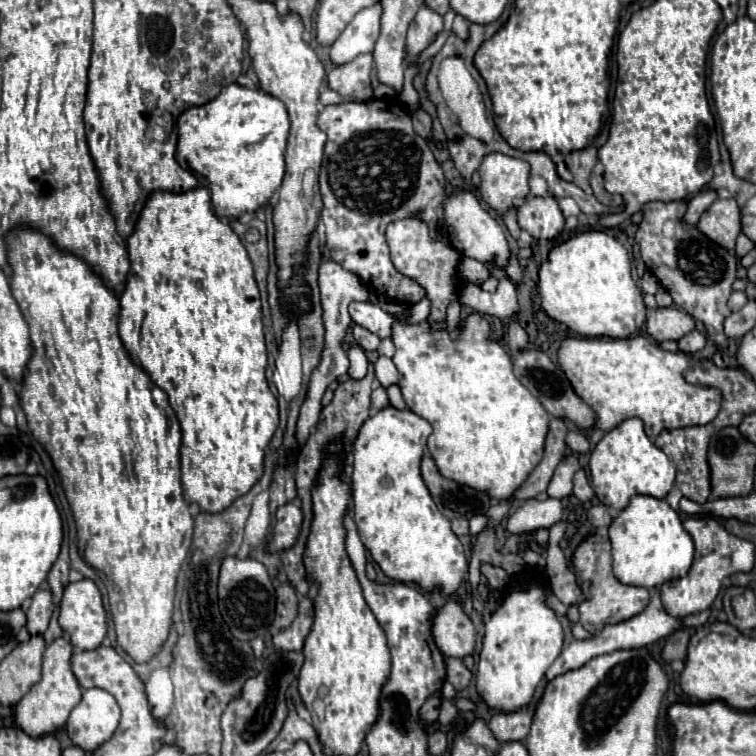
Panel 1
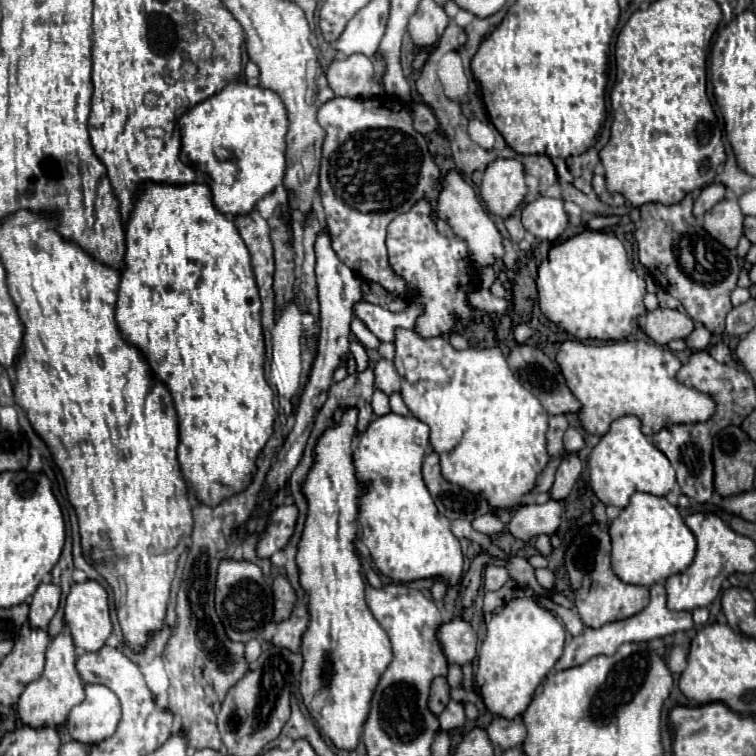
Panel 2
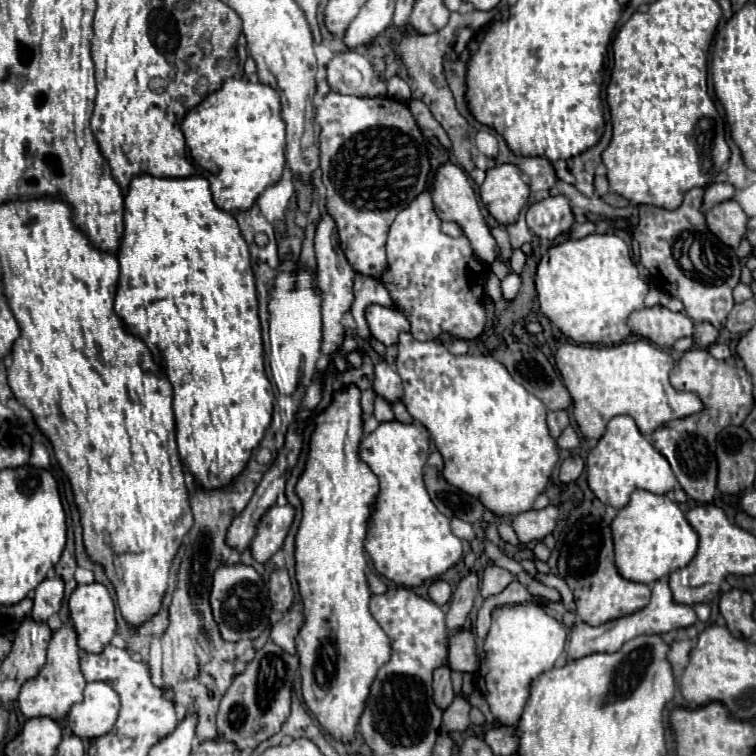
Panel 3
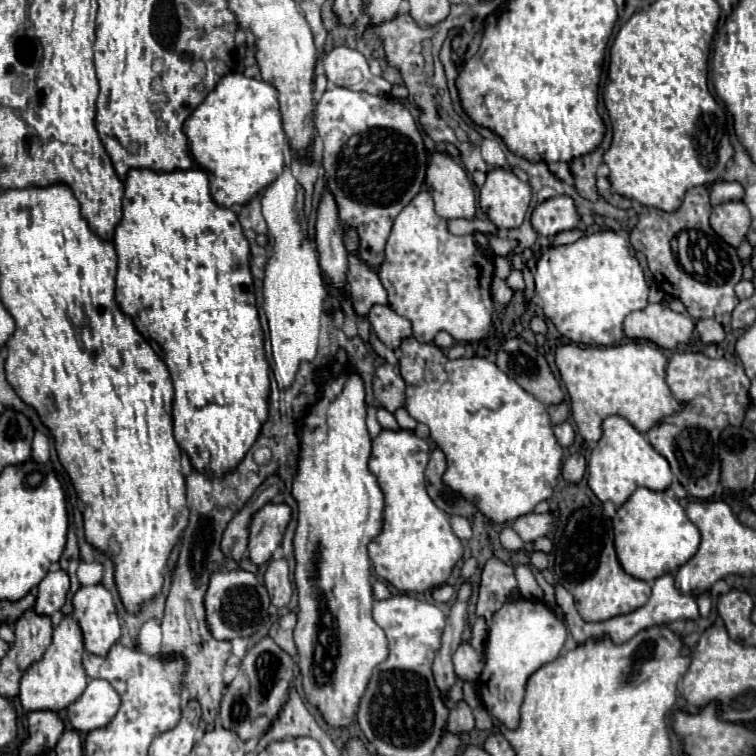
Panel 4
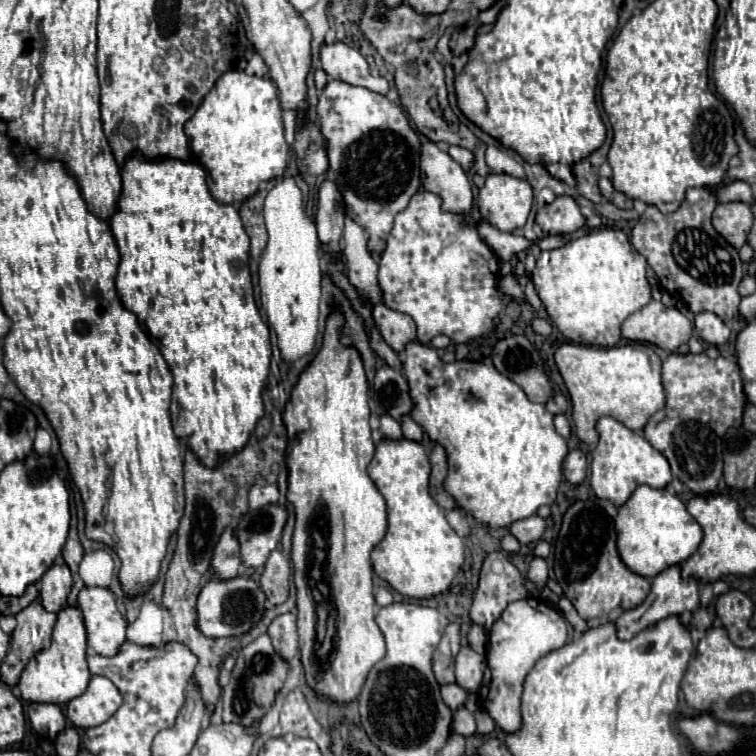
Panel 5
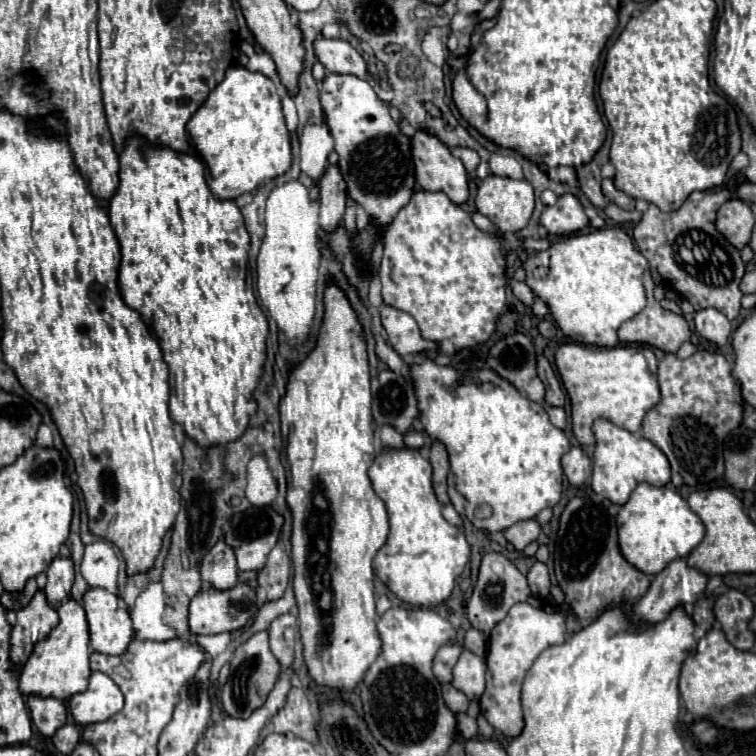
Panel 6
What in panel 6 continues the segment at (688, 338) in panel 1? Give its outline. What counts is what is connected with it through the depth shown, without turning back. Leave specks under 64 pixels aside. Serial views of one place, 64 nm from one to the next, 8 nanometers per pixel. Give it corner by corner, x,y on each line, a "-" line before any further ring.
716,308
696,312
694,330
708,342
714,342
716,346
724,346
732,332
728,318
724,318
724,314
720,314
720,310

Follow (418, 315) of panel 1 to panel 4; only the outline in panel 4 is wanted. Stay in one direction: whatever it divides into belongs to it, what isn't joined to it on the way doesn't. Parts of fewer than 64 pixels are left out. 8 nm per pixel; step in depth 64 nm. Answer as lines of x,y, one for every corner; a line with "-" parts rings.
372,306
368,312
368,320
376,336
388,346
398,348
402,338
412,336
412,326
406,318
398,316
390,306

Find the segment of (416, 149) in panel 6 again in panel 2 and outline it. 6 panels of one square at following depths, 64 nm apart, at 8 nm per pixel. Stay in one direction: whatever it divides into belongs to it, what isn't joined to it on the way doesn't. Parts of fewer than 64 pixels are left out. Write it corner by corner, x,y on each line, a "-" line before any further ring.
450,172
446,176
444,188
438,196
438,216
446,220
454,232
456,238
462,238
468,246
468,254
474,262
478,264
488,264
488,260
496,260
504,256
504,246
502,246
502,234
498,232
496,224
492,218
484,212
482,204
478,202
472,186
468,186
458,172

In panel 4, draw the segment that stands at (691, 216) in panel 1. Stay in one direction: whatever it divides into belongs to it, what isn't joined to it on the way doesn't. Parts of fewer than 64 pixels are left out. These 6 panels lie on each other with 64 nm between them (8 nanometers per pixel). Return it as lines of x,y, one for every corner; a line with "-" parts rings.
714,182
710,186
710,204
718,206
730,200
742,200
744,188
738,182

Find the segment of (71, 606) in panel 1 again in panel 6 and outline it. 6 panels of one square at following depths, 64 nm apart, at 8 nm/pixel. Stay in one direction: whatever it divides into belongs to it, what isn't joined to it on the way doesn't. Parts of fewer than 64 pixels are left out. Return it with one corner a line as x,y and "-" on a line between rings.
90,588
82,596
86,610
90,646
100,654
122,654
132,642
132,620
128,610
118,608
116,594
104,588

